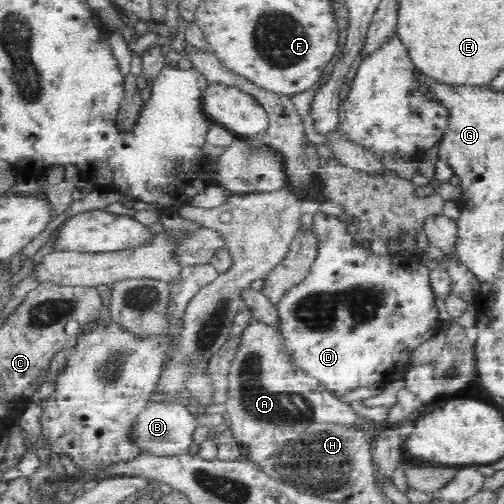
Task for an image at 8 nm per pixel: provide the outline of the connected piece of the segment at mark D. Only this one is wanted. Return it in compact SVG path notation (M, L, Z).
M315 212L313 222L314 230L318 230L321 234L320 242L318 242L318 256L311 266L308 276L306 276L300 284L294 285L288 290L282 300L280 300L280 303L276 305L278 313L280 314L280 332L284 336L285 346L287 347L288 353L292 354L296 367L300 367L305 372L308 372L313 378L322 382L337 395L346 394L346 392L356 390L357 388L368 387L374 384L380 388L384 388L389 383L402 378L409 369L410 358L414 350L441 331L442 322L438 319L439 314L437 306L435 305L437 297L434 295L434 287L431 285L430 268L422 262L421 255L404 250L401 253L389 251L386 256L380 256L380 254L374 254L370 246L366 248L366 246L362 244L356 244L354 235L348 234L346 231L346 226L349 222L341 216Z

